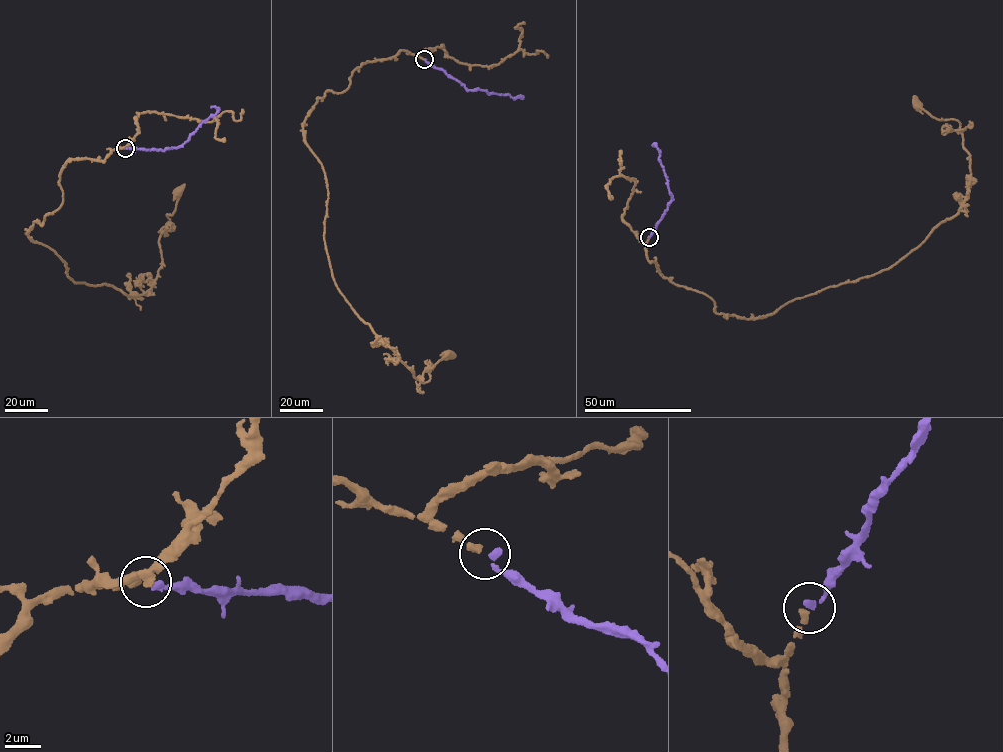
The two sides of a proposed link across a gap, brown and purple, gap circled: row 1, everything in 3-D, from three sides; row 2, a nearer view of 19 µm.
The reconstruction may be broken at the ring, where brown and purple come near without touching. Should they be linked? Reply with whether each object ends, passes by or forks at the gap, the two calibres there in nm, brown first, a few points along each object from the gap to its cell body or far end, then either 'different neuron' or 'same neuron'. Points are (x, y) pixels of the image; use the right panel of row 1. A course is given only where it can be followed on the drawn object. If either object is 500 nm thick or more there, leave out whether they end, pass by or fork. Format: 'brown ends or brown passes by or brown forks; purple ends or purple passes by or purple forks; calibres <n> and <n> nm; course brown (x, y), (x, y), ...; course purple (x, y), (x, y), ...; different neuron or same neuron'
brown ends; purple ends; calibres 420 and 400 nm; course brown (649, 237), (661, 274), (727, 318), (766, 317), (891, 267), (956, 215), (970, 181), (958, 121), (917, 104); course purple (649, 237), (671, 199), (658, 149), (655, 146); same neuron

